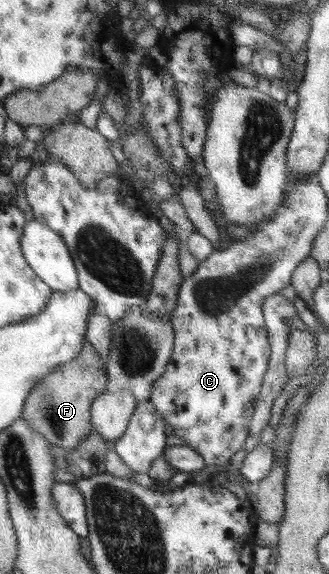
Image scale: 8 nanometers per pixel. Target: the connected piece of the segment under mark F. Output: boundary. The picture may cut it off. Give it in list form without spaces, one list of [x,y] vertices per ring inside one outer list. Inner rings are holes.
[[[86,342],[75,360],[57,367],[40,380],[28,396],[21,416],[30,423],[34,431],[44,435],[50,444],[60,446],[69,452],[93,431],[90,406],[97,397],[110,389],[106,373],[104,362]]]

